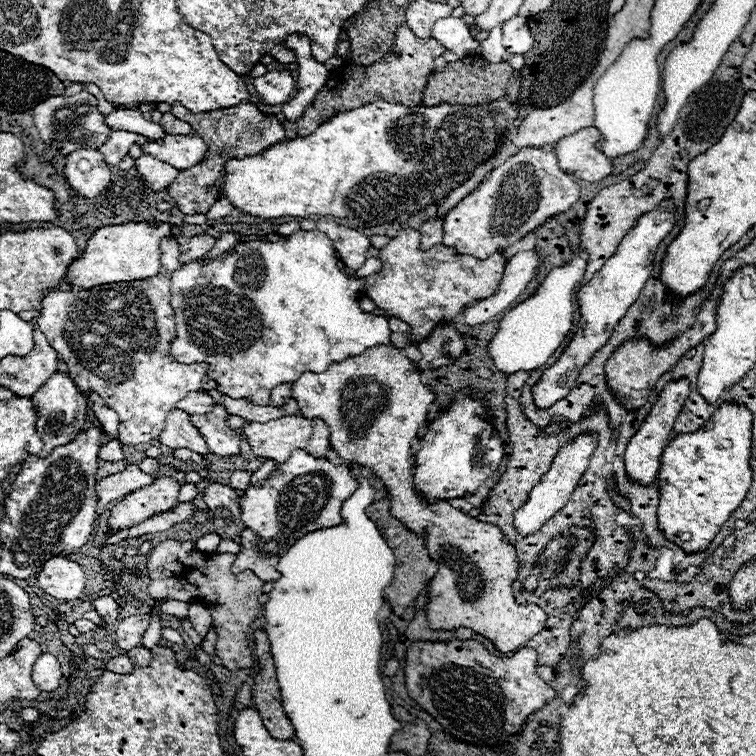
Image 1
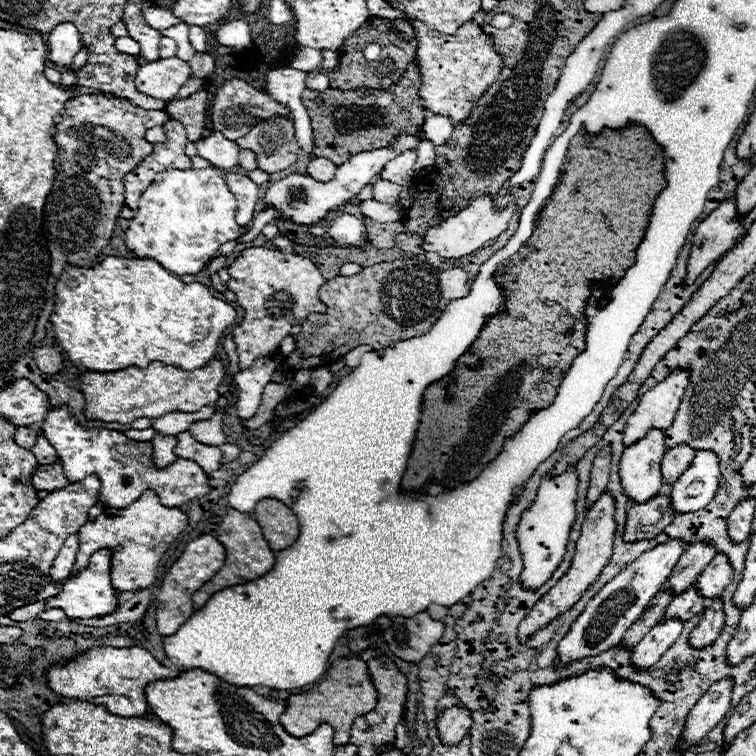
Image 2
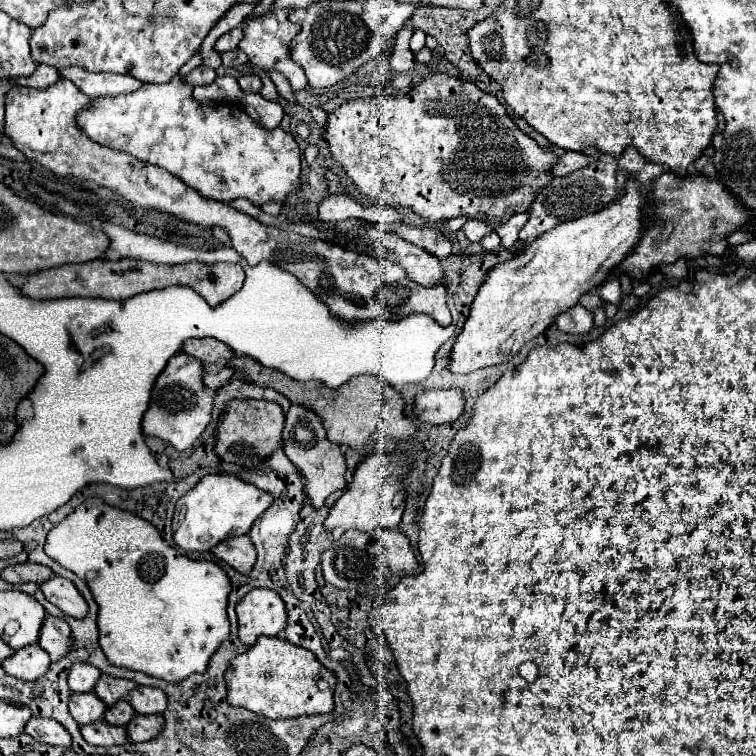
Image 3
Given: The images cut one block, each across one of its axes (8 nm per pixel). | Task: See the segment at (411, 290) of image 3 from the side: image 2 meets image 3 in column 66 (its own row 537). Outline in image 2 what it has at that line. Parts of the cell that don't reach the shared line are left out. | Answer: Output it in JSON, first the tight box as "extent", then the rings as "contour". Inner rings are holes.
{"extent":[70,490,189,592],"contour":[[[146,490],[128,508],[106,508],[96,520],[88,520],[78,536],[80,536],[80,552],[78,566],[70,576],[76,576],[82,568],[86,568],[88,558],[100,550],[112,550],[112,586],[118,592],[138,592],[148,588],[156,580],[156,568],[168,546],[178,538],[180,532],[189,524],[188,516],[179,508],[168,508],[161,504],[153,490]]]}

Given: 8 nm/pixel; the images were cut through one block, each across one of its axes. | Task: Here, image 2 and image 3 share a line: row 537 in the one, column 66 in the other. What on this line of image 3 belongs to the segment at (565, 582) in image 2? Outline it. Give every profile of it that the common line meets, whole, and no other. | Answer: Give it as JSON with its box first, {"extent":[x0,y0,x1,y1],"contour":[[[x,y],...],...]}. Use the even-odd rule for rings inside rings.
{"extent":[42,576,88,618],"contour":[[[52,576],[42,586],[42,592],[48,602],[58,606],[64,614],[72,618],[84,618],[88,614],[88,604],[82,598],[82,594],[76,590],[76,586],[60,576]]]}

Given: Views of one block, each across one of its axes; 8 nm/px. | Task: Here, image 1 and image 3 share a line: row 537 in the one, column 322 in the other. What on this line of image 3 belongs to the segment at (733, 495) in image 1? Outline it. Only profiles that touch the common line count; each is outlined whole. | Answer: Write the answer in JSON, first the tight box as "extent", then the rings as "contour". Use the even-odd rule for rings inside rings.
{"extent":[226,636,338,720],"contour":[[[262,636],[244,654],[234,658],[232,668],[226,672],[226,684],[228,702],[232,706],[280,720],[330,714],[334,710],[334,688],[338,684],[338,678],[332,670],[322,668],[310,650],[284,642],[276,636]]]}

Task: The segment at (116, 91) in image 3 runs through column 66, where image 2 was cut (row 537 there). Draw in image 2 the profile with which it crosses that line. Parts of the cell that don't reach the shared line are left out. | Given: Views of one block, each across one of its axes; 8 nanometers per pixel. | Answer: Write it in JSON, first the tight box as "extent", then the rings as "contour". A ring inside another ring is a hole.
{"extent":[52,534,80,580],"contour":[[[70,534],[70,538],[66,538],[62,550],[58,552],[58,558],[54,560],[54,570],[52,570],[52,578],[54,580],[64,580],[66,576],[70,576],[70,570],[76,564],[78,548],[80,548],[78,534]]]}

